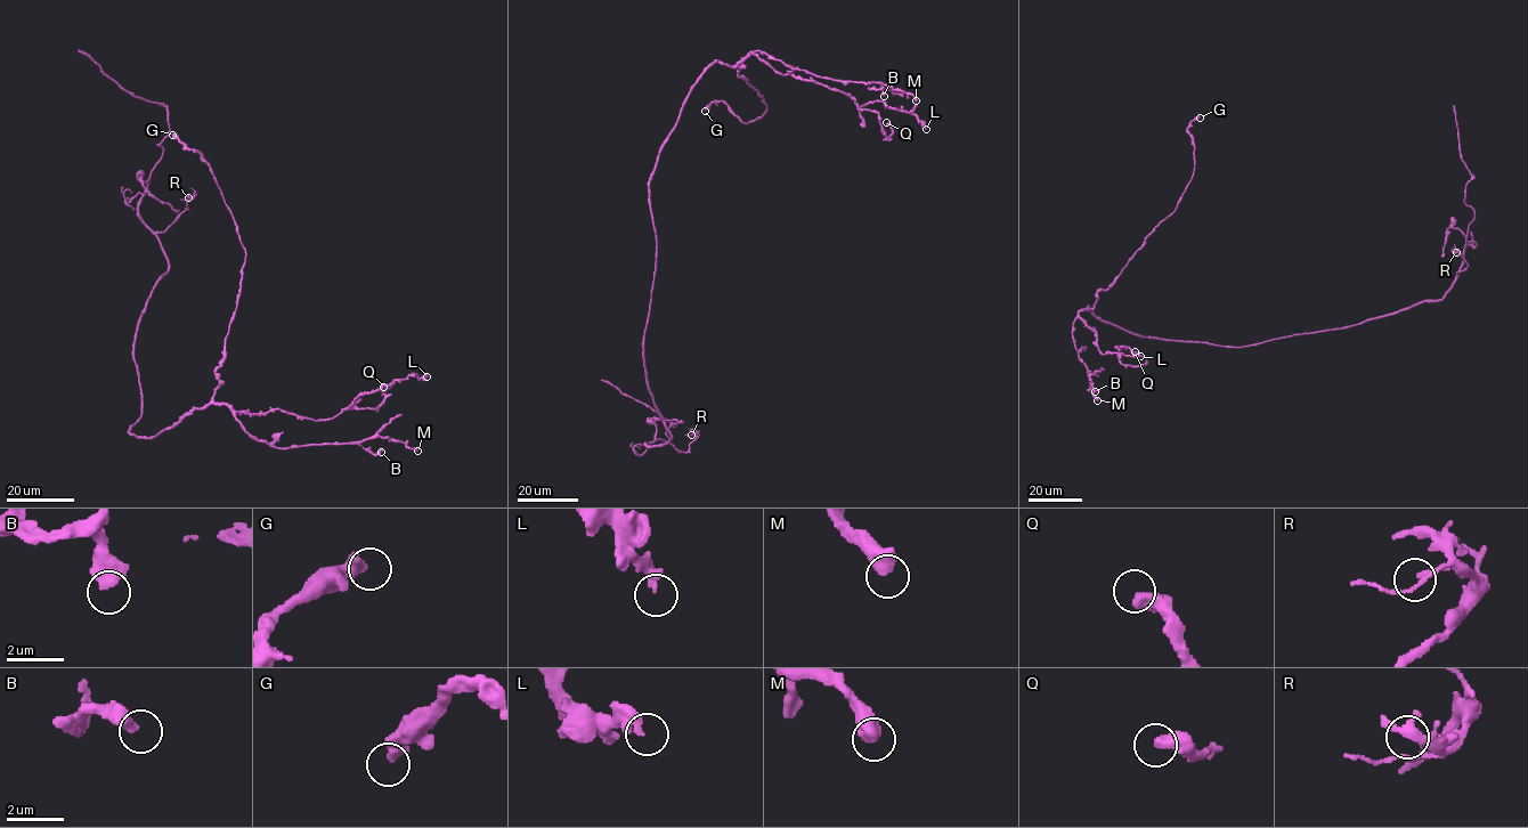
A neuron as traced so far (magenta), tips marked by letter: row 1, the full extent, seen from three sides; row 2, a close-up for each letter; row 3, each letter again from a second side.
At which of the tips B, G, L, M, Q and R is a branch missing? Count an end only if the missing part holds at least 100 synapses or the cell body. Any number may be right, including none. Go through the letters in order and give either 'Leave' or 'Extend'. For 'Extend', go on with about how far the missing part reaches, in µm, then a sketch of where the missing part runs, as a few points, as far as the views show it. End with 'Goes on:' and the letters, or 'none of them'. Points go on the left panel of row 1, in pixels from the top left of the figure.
B: Leave
G: Leave
L: Leave
M: Leave
Q: Leave
R: Leave
Goes on: none of them

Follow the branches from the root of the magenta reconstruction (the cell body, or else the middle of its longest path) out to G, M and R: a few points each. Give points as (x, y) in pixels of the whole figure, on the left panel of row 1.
G: (141, 412), (129, 435), (148, 438), (210, 400), (244, 262), (245, 250), (210, 164), (172, 135)
M: (141, 412), (129, 435), (148, 438), (192, 410), (224, 404), (249, 433), (279, 448), (387, 437), (417, 451)
R: (141, 412), (135, 335), (154, 286), (168, 268), (156, 234), (165, 230), (195, 195), (188, 197)

